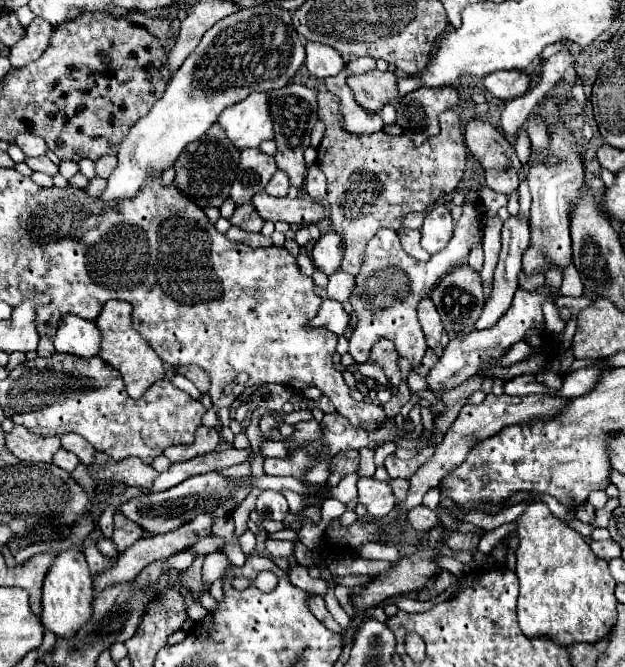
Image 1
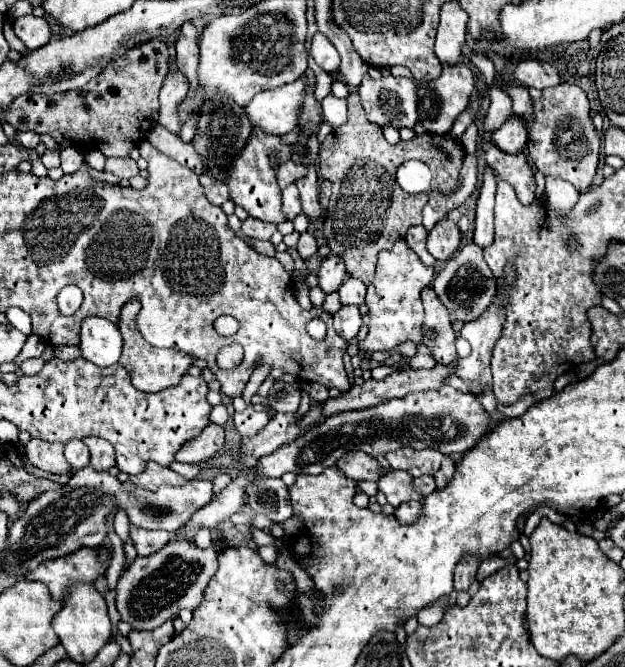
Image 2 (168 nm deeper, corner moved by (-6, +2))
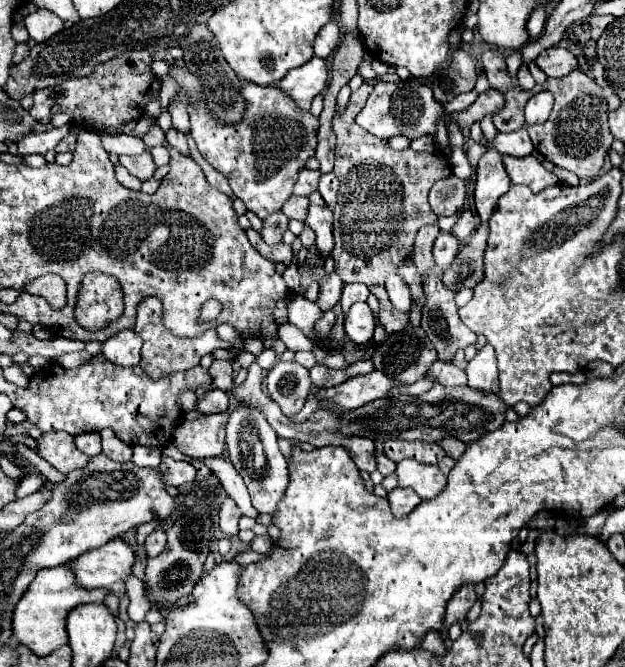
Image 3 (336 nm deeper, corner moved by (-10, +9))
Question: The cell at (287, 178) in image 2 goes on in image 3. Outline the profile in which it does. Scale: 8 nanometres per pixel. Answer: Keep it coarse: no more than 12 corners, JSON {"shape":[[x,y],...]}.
{"shape":[[302,168],[294,194],[308,196],[316,190],[320,172]]}

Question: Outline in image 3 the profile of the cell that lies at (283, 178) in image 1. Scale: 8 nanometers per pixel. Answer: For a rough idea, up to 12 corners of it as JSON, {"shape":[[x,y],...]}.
{"shape":[[292,194],[282,212],[288,218],[304,220],[308,198]]}

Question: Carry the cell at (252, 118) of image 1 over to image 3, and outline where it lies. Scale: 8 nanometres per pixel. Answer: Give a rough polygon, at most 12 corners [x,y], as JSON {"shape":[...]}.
{"shape":[[318,56],[290,70],[276,88],[296,108],[326,88],[328,68]]}

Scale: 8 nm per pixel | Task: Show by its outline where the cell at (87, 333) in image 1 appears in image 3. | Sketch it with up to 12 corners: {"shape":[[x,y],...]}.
{"shape":[[120,330],[102,342],[112,364],[136,366],[142,340]]}

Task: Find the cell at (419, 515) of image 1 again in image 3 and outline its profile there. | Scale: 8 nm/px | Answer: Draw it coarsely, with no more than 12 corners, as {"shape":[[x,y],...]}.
{"shape":[[412,488],[388,494],[394,516],[406,516],[422,502]]}

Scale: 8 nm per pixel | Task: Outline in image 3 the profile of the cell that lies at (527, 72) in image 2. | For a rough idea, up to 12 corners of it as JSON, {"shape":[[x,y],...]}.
{"shape":[[560,46],[544,50],[536,64],[548,78],[578,68],[576,56]]}

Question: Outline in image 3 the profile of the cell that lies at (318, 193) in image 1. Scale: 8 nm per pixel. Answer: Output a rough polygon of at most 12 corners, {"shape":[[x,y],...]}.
{"shape":[[334,172],[320,176],[318,192],[334,208],[338,178]]}

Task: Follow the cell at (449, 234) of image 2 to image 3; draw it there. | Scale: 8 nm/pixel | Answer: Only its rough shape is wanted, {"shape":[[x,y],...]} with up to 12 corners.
{"shape":[[440,232],[434,260],[442,270],[452,264],[460,242],[452,232]]}

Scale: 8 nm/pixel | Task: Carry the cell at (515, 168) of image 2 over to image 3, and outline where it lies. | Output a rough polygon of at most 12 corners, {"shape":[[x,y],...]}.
{"shape":[[504,156],[512,184],[534,192],[558,184],[534,156]]}

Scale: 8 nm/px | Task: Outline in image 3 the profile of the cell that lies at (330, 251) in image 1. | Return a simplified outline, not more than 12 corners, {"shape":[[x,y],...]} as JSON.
{"shape":[[338,272],[320,278],[316,304],[328,312],[338,304],[344,282]]}

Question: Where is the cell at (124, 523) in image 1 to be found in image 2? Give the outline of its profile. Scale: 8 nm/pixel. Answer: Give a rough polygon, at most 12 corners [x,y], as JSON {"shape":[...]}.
{"shape":[[132,527],[136,551],[146,557],[170,541],[166,531]]}

